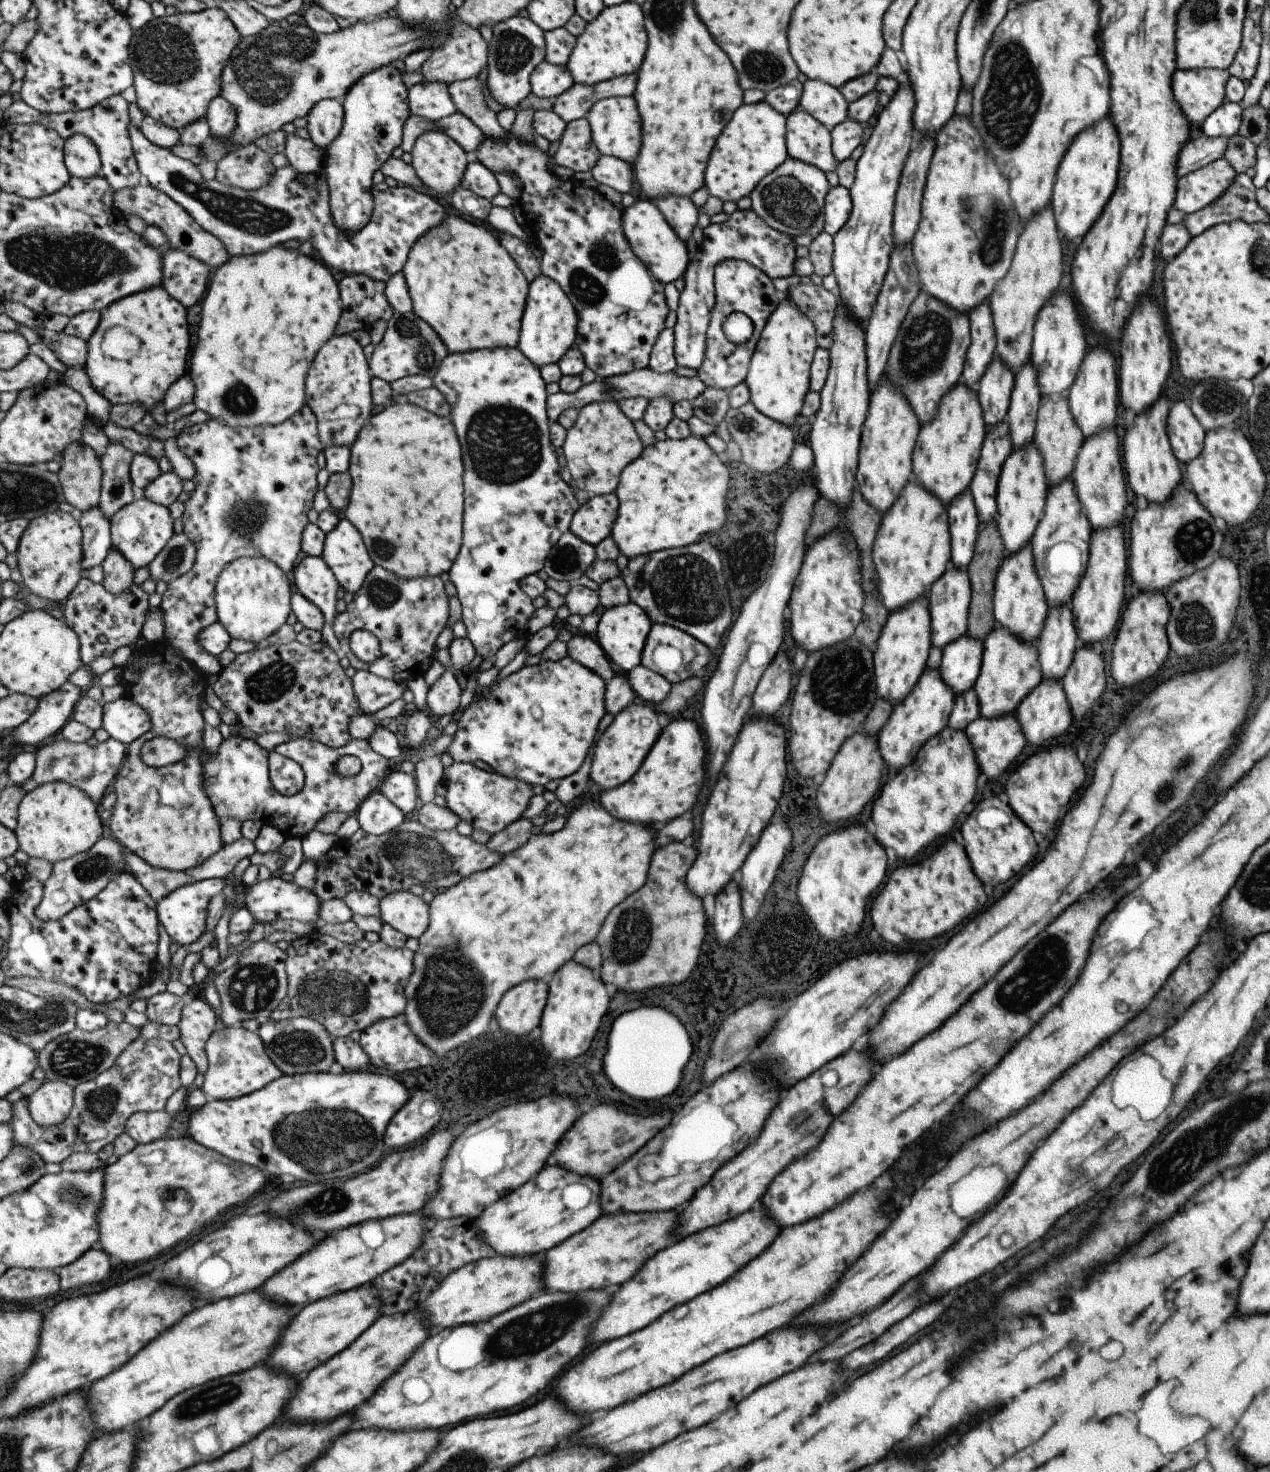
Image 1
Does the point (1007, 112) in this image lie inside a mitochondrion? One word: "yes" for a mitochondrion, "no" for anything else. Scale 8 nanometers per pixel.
yes

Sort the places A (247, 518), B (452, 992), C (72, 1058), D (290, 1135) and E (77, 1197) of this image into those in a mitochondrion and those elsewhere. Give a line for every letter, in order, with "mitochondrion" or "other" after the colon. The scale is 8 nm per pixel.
A: mitochondrion
B: mitochondrion
C: mitochondrion
D: mitochondrion
E: mitochondrion

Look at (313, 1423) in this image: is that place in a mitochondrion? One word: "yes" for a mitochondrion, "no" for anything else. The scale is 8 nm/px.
no

